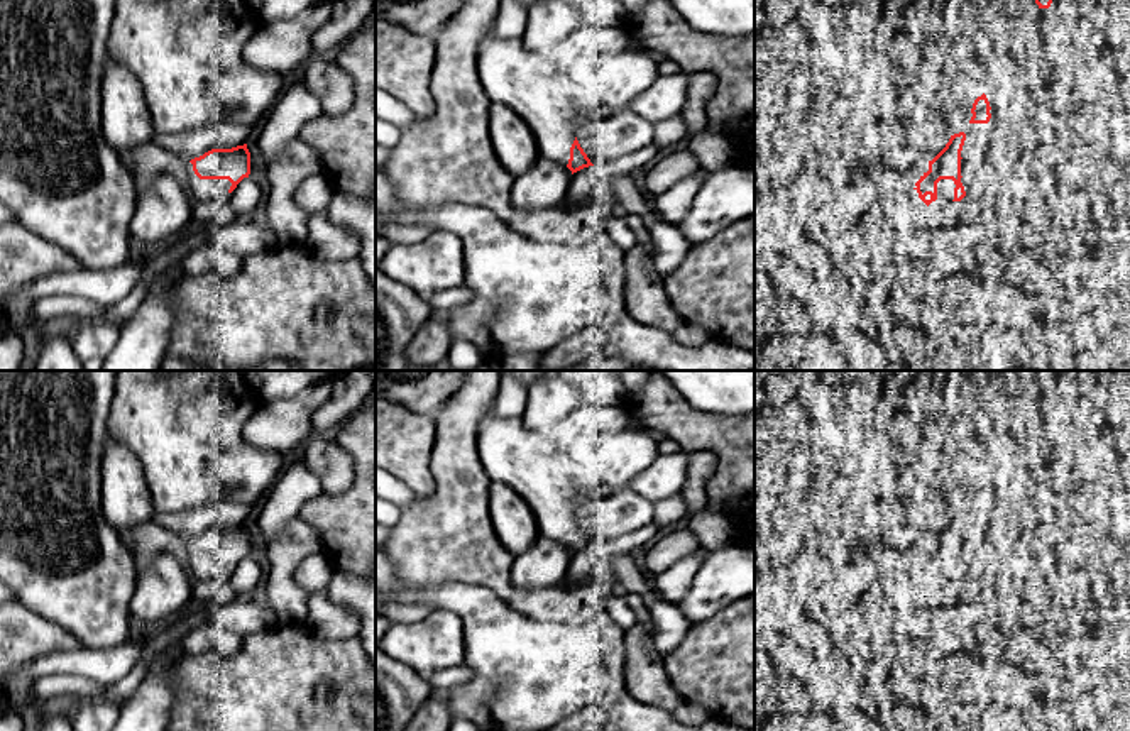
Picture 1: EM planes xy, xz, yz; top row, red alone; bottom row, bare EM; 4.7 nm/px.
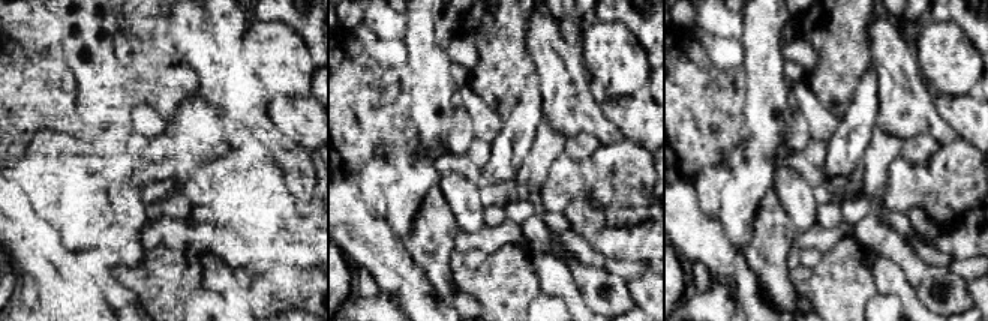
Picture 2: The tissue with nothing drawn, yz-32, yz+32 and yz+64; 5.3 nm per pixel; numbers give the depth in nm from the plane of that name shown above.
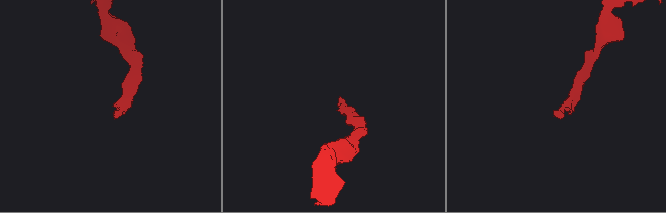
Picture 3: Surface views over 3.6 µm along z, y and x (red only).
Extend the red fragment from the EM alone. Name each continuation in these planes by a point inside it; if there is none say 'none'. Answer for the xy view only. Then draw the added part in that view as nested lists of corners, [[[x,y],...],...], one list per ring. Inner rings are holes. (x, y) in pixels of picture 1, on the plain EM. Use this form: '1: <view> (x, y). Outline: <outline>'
1: xy (207, 569). Outline: [[[191,541],[184,550],[183,560],[191,579],[201,579],[201,580],[227,579],[230,574],[228,569],[232,565],[228,558],[200,558],[193,550]]]

